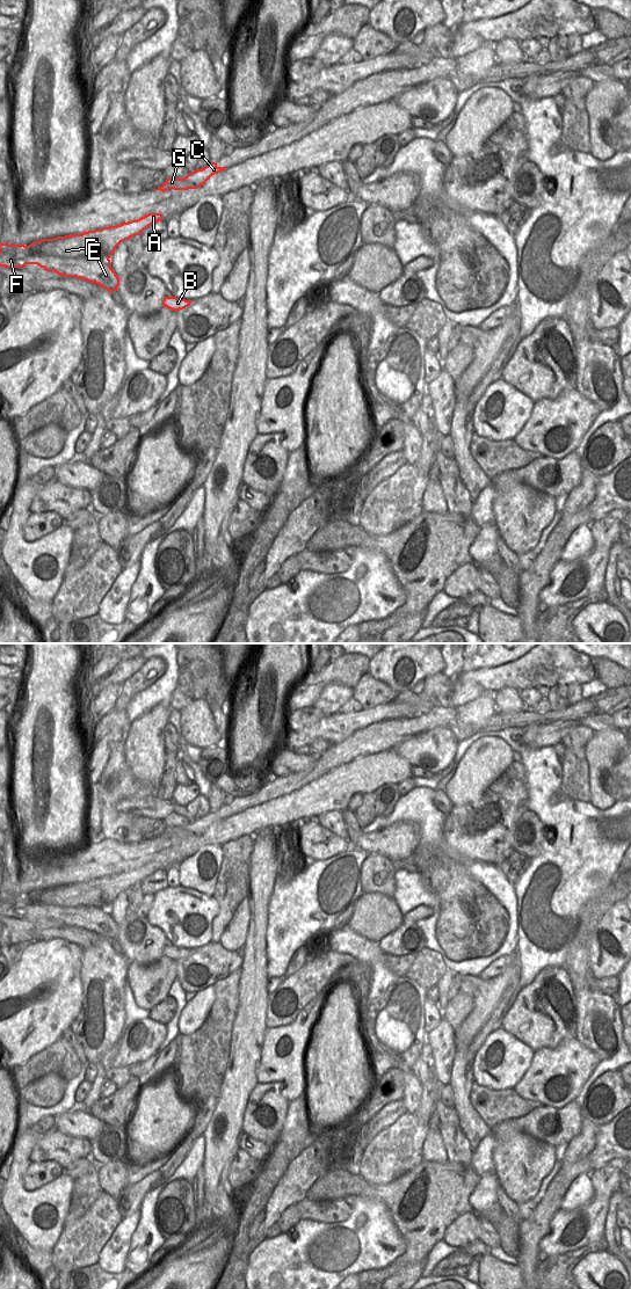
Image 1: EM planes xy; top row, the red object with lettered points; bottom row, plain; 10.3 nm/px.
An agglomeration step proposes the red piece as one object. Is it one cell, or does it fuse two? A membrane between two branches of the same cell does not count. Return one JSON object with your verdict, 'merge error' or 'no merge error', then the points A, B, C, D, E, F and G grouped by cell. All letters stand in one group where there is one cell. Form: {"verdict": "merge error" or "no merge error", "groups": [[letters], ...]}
{"verdict": "merge error", "groups": [["A", "C", "D", "F", "G"], ["B", "E"]]}

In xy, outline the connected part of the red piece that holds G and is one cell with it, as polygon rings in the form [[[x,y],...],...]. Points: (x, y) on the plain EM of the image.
[[[210,811],[202,818],[194,820],[189,822],[183,828],[166,828],[166,831],[160,835],[158,838],[162,842],[174,838],[174,839],[188,839],[197,838],[203,835],[212,824],[218,823],[227,818],[226,816],[218,816],[216,811]]]

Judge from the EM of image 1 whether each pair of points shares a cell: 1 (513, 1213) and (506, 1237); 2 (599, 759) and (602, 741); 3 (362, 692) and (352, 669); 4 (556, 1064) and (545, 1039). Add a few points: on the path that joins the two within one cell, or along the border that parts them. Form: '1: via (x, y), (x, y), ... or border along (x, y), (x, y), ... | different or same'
1: border along (498, 1201), (503, 1211), (519, 1224) | different
2: via (601, 755), (602, 745) | same
3: border along (367, 671), (353, 689) | different
4: border along (574, 1036), (534, 1051) | different

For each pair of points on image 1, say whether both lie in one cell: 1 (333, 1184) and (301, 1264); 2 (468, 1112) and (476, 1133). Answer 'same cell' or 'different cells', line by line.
1: different cells
2: same cell

